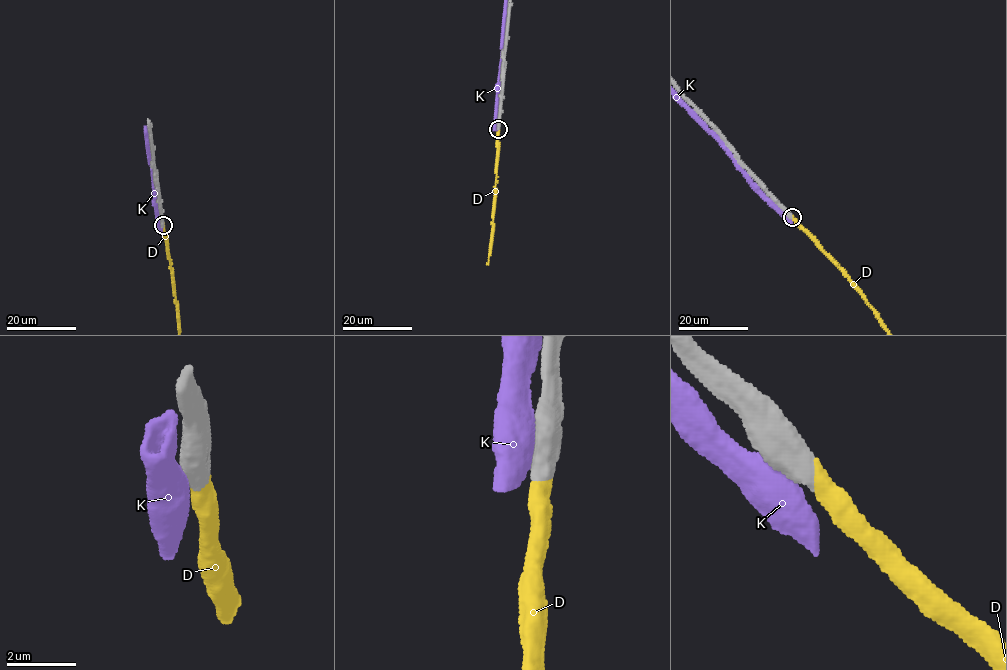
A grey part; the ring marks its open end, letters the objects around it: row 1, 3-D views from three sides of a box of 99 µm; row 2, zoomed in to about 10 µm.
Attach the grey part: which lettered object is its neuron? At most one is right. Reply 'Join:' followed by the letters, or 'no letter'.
Join: D

